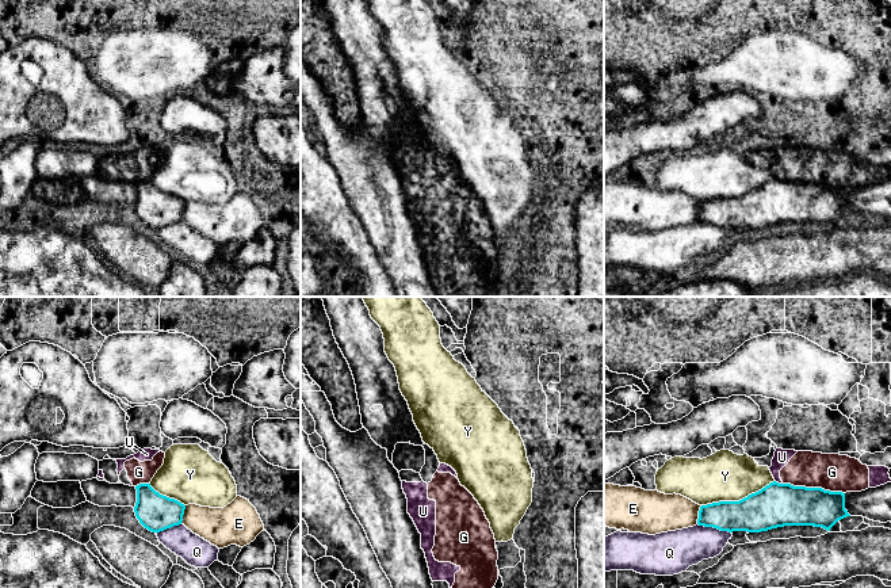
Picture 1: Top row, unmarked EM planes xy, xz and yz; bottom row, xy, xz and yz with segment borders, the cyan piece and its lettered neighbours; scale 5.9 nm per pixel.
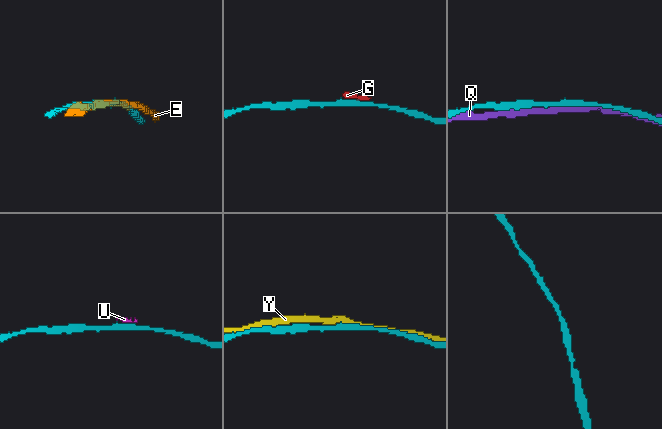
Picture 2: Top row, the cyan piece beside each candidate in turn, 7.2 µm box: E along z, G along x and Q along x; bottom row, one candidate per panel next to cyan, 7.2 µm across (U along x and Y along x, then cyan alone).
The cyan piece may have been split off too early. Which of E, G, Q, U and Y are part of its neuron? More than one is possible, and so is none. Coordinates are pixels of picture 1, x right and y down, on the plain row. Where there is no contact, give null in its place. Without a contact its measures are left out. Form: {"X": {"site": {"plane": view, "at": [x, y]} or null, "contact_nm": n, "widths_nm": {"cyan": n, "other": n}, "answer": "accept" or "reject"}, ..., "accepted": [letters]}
{"E": {"site": {"plane": "xy", "at": [183, 210]}, "contact_nm": 120, "widths_nm": {"cyan": 220, "other": 220}, "answer": "reject"}, "G": {"site": {"plane": "yz", "at": [814, 184]}, "contact_nm": 380, "widths_nm": {"cyan": 260, "other": 220}, "answer": "reject"}, "Q": {"site": {"plane": "yz", "at": [714, 224]}, "contact_nm": 200, "widths_nm": {"cyan": 220, "other": 240}, "answer": "reject"}, "U": {"site": {"plane": "yz", "at": [777, 179]}, "contact_nm": 50, "widths_nm": {"cyan": 260, "other": 100}, "answer": "reject"}, "Y": {"site": {"plane": "yz", "at": [737, 198]}, "contact_nm": 460, "widths_nm": {"cyan": 260, "other": 300}, "answer": "reject"}, "accepted": []}

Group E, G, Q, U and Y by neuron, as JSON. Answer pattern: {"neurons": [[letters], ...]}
{"neurons": [["E"], ["G", "U"], ["Q"], ["Y"]]}

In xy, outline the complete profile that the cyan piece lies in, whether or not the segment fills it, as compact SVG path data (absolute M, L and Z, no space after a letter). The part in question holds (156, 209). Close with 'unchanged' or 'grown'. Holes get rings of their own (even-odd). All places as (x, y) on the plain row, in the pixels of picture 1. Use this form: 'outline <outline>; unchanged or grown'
outline M139 180L134 209L139 219L152 229L160 229L183 218L186 202L156 188L150 180Z; unchanged

